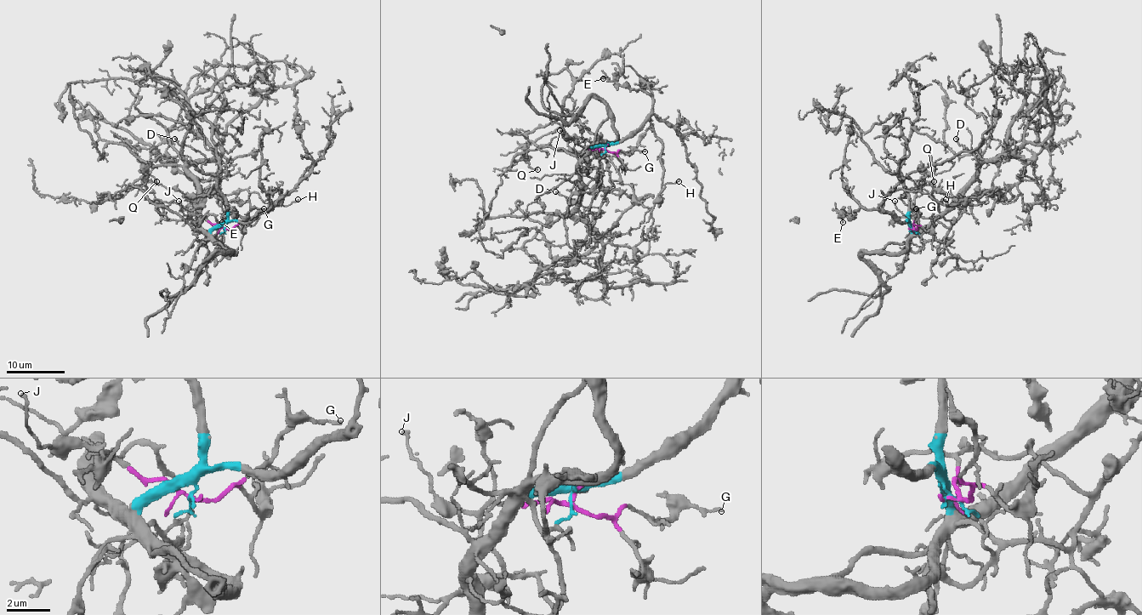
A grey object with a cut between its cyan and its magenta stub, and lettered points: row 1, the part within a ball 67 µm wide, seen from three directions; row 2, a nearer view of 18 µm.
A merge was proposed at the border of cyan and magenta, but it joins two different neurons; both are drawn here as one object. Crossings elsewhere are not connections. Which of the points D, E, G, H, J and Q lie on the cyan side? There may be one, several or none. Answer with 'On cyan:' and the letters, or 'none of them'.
On cyan: D, E, H, Q

